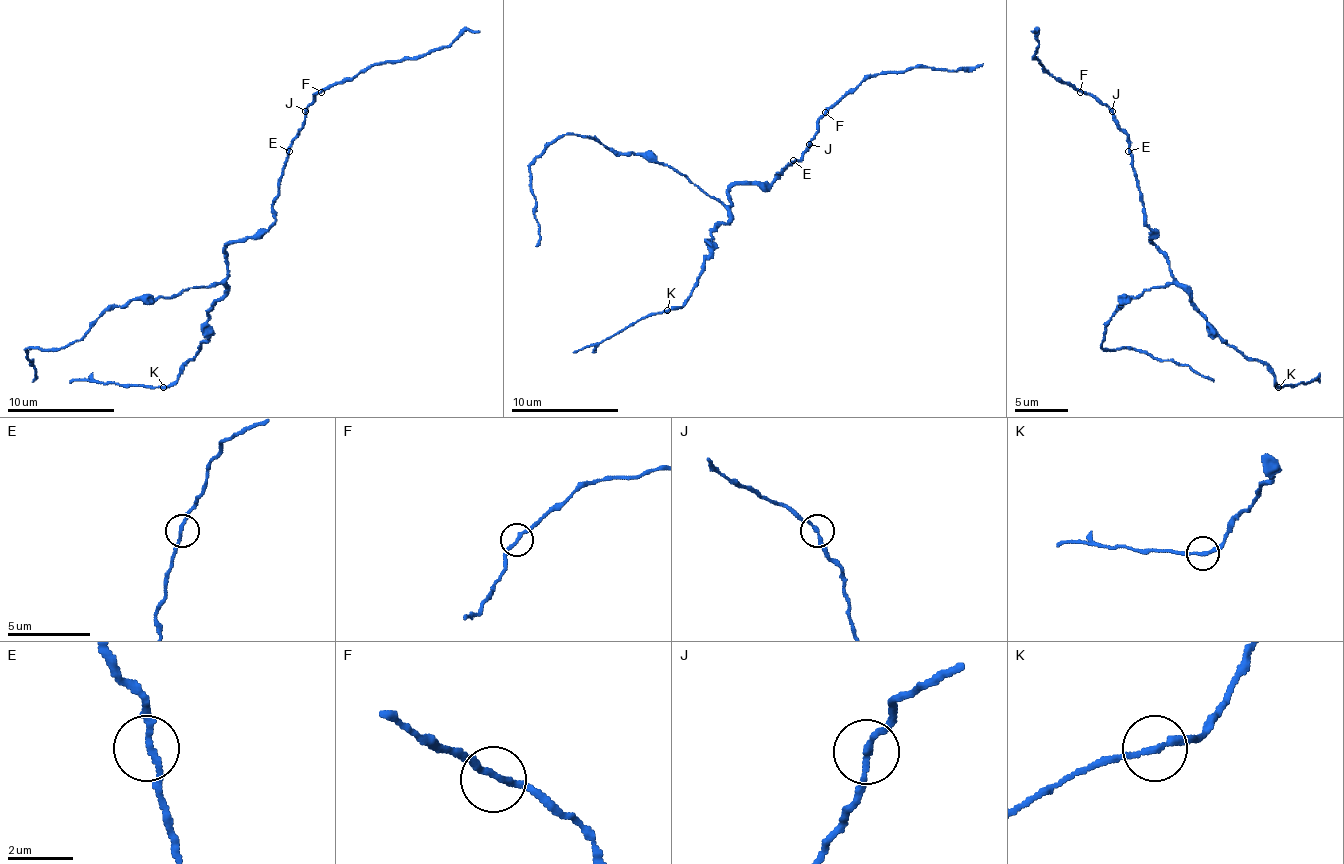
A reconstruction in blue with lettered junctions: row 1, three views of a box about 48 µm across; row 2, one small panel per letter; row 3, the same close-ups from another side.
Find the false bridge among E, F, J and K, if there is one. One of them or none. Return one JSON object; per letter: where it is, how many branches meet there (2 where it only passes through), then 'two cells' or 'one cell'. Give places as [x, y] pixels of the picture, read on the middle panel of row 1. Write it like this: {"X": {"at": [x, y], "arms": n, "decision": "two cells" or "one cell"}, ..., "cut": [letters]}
{"E": {"at": [793, 160], "arms": 2, "decision": "one cell"}, "F": {"at": [825, 112], "arms": 2, "decision": "one cell"}, "J": {"at": [809, 144], "arms": 2, "decision": "one cell"}, "K": {"at": [667, 310], "arms": 2, "decision": "one cell"}, "cut": []}

